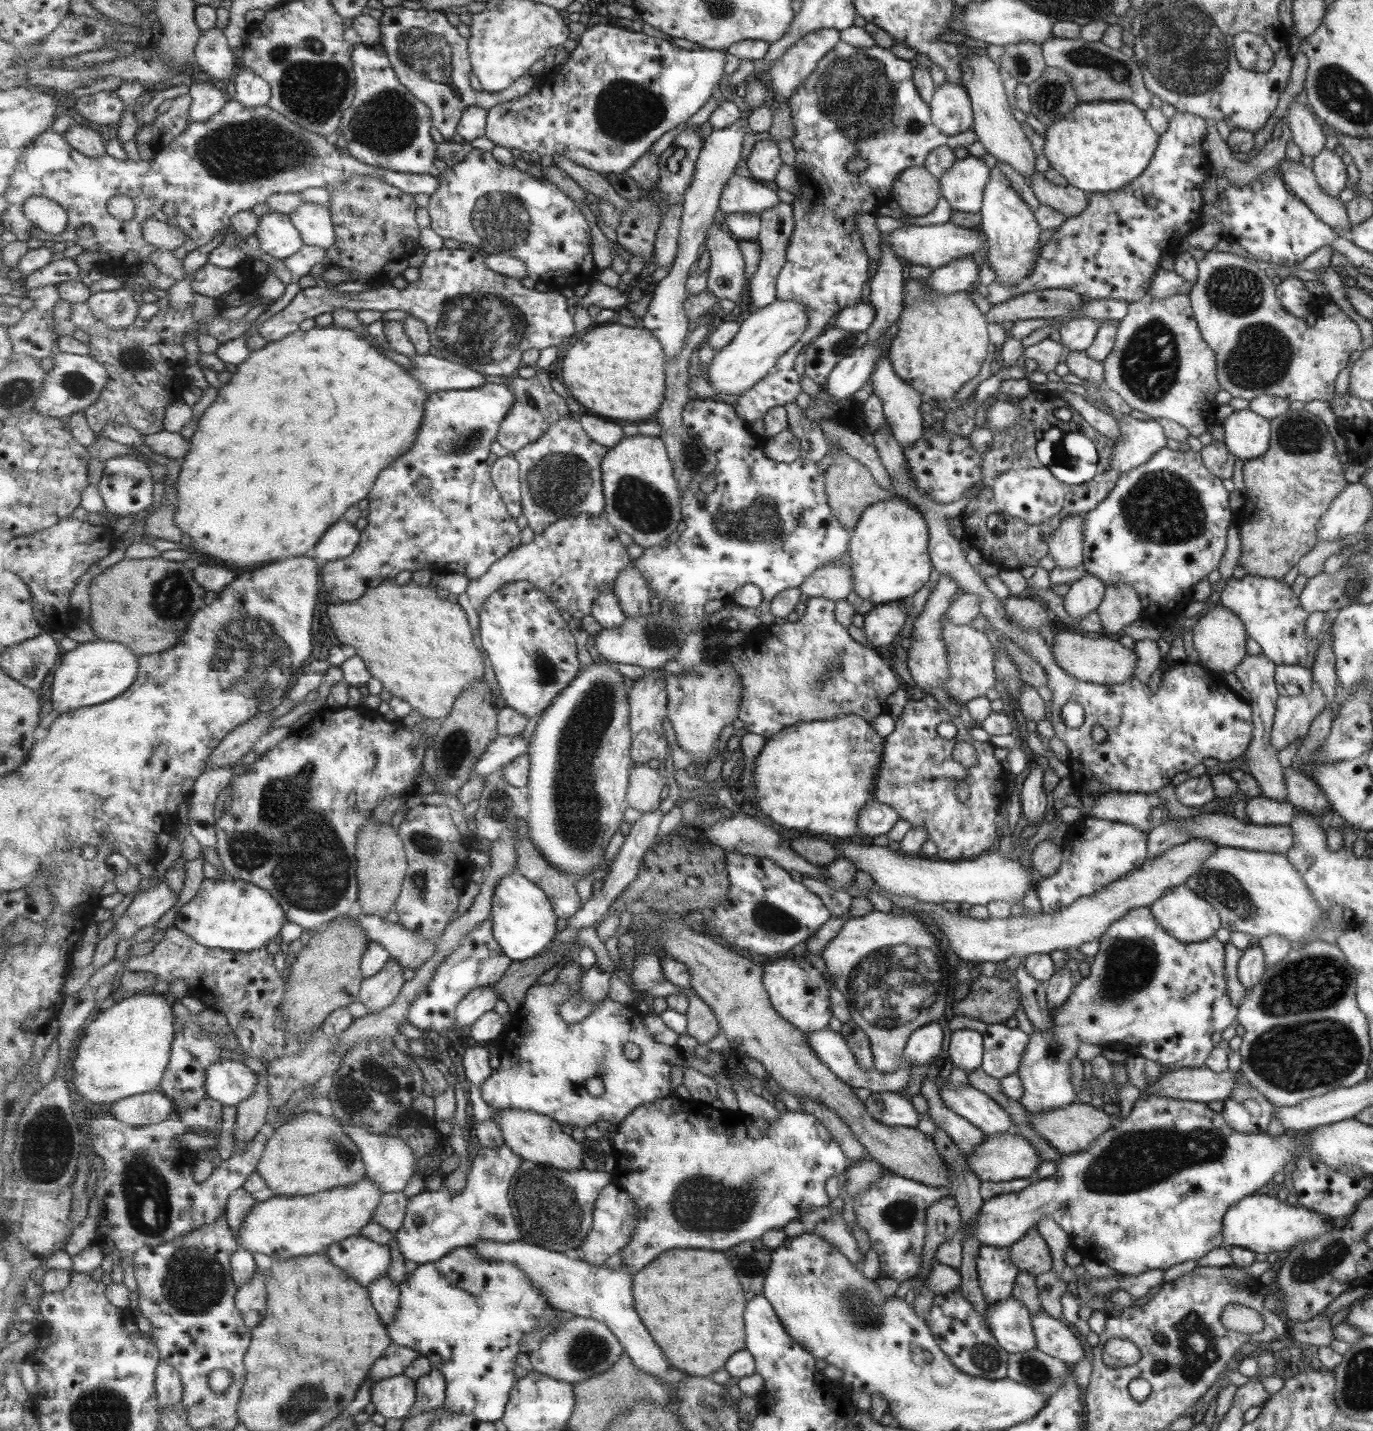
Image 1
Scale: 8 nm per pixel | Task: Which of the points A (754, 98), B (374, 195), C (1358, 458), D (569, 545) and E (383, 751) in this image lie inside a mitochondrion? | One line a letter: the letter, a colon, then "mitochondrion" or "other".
A: other
B: other
C: other
D: other
E: other

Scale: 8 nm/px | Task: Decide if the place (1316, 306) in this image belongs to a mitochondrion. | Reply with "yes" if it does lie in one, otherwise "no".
no

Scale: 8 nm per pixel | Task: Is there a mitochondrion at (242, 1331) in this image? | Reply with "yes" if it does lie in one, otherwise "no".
no

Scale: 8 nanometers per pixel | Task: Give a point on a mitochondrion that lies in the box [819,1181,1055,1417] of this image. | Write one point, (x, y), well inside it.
(861, 1310)

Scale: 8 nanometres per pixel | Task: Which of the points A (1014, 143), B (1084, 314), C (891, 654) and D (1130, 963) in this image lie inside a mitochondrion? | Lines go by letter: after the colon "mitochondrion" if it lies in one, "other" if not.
A: other
B: other
C: other
D: mitochondrion

